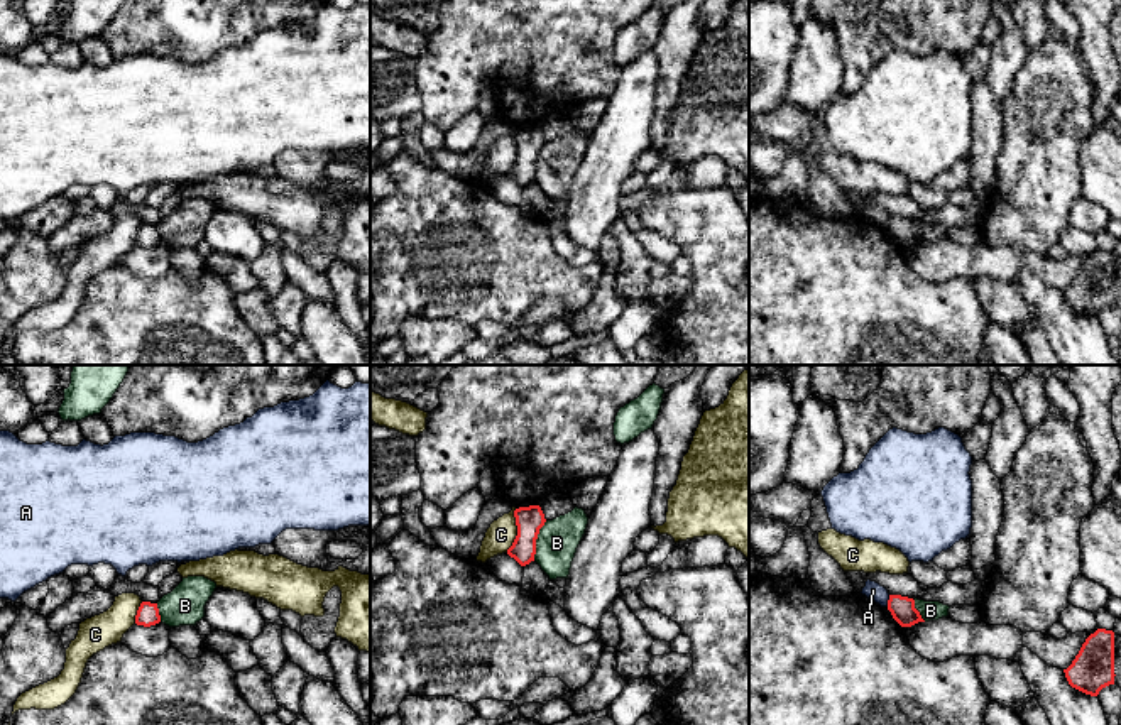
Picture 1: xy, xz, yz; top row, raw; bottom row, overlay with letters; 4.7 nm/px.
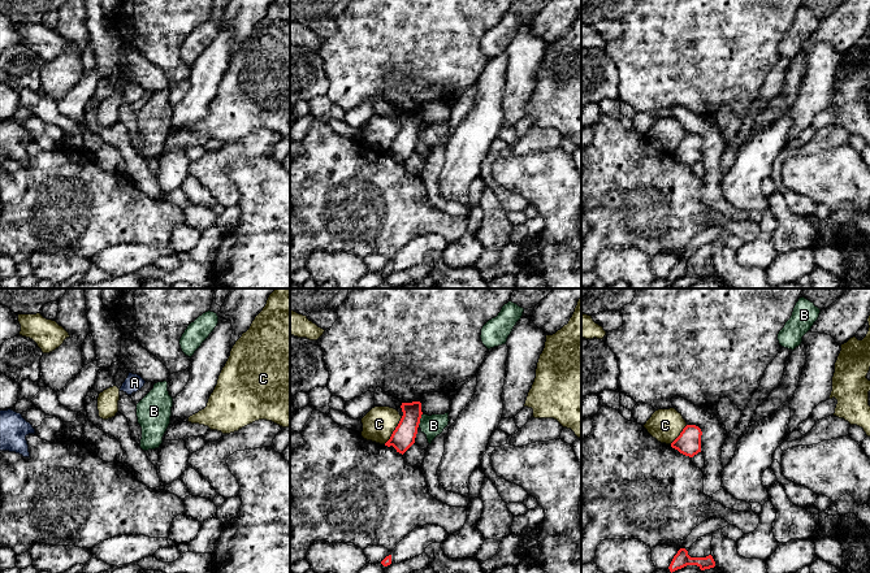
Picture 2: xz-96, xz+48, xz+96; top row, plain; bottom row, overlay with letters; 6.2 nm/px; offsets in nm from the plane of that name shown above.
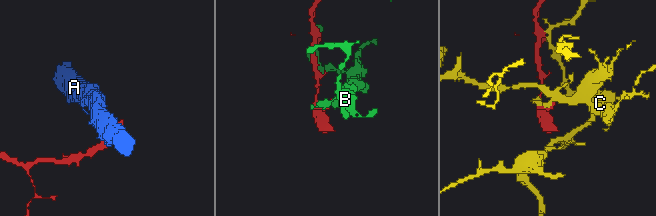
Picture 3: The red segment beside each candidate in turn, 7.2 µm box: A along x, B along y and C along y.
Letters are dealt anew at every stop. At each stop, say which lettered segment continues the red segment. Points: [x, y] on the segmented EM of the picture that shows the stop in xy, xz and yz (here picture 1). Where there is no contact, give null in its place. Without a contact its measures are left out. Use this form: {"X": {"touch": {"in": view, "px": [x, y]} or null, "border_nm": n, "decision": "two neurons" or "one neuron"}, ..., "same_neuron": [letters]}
{"A": {"touch": {"in": "yz", "px": [888, 600]}, "border_nm": 60, "decision": "two neurons"}, "B": {"touch": {"in": "xz", "px": [535, 541]}, "border_nm": 200, "decision": "two neurons"}, "C": {"touch": {"in": "xz", "px": [518, 531]}, "border_nm": 220, "decision": "two neurons"}, "same_neuron": []}

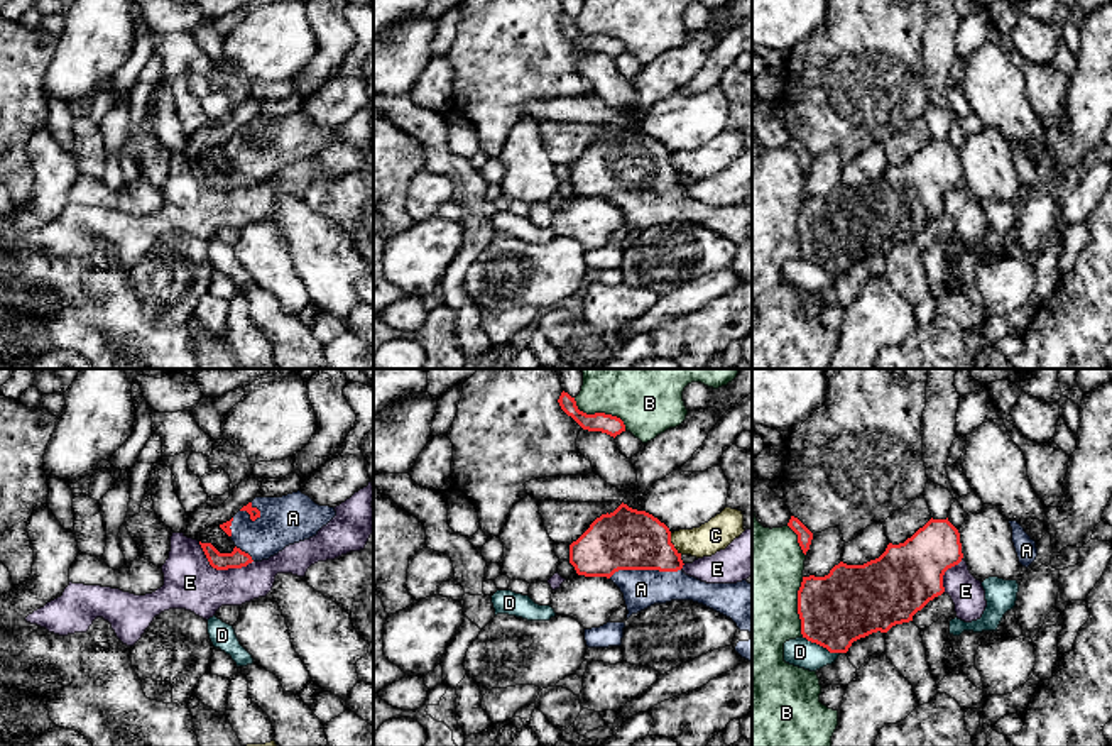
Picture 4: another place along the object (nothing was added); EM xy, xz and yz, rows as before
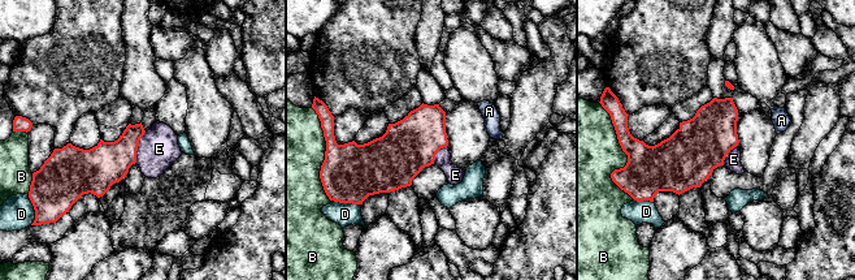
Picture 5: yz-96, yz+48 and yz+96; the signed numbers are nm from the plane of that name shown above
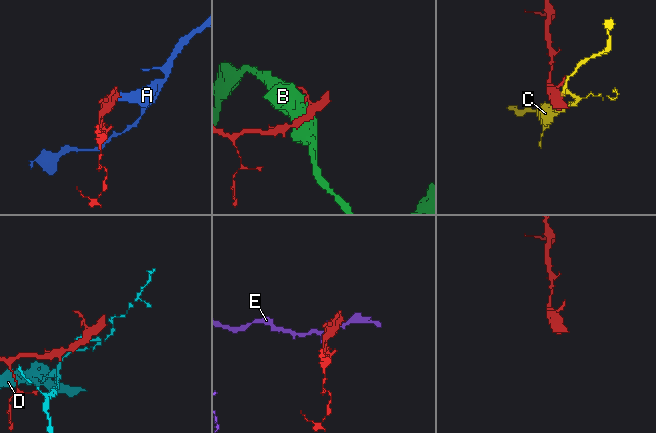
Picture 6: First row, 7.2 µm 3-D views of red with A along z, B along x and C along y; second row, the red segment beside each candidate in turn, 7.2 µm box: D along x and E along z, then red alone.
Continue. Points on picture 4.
{"A": {"touch": {"in": "xz", "px": [644, 569]}, "border_nm": 340, "decision": "one neuron"}, "B": {"touch": {"in": "xz", "px": [599, 413]}, "border_nm": 300, "decision": "two neurons"}, "C": {"touch": {"in": "xz", "px": [671, 543]}, "border_nm": 120, "decision": "two neurons"}, "D": {"touch": {"in": "yz", "px": [822, 645]}, "border_nm": 200, "decision": "two neurons"}, "E": {"touch": {"in": "xy", "px": [220, 569]}, "border_nm": 280, "decision": "two neurons"}, "same_neuron": ["A"]}

